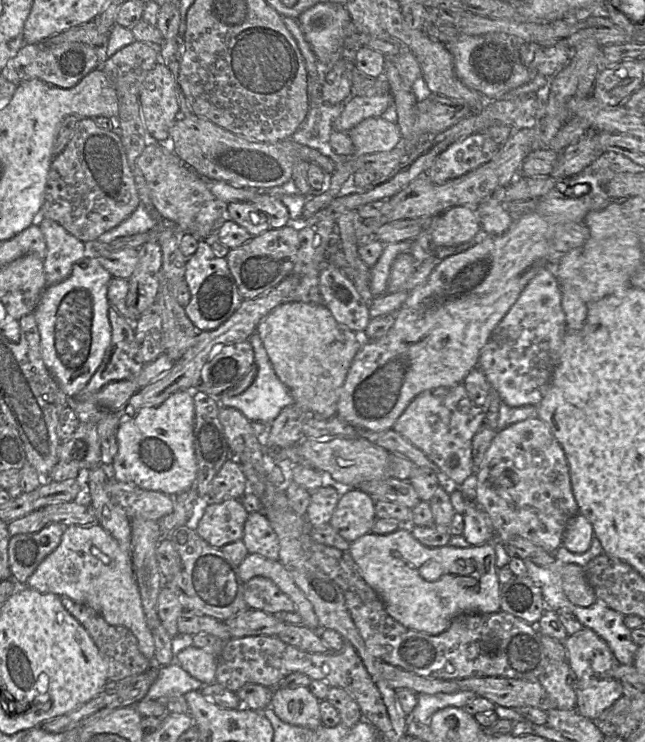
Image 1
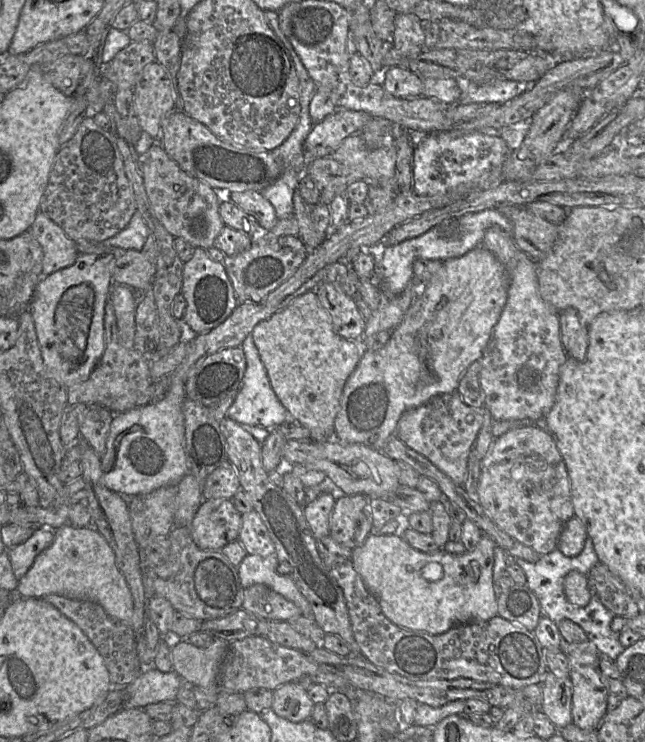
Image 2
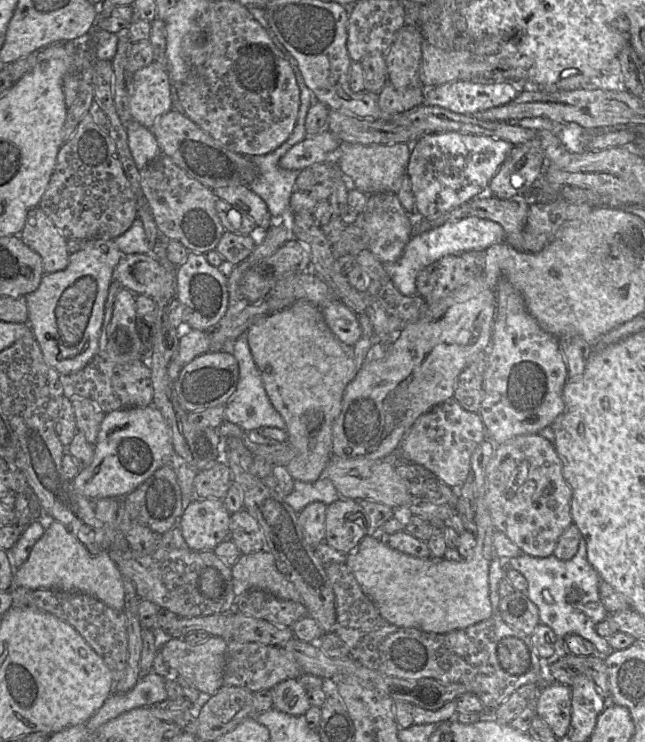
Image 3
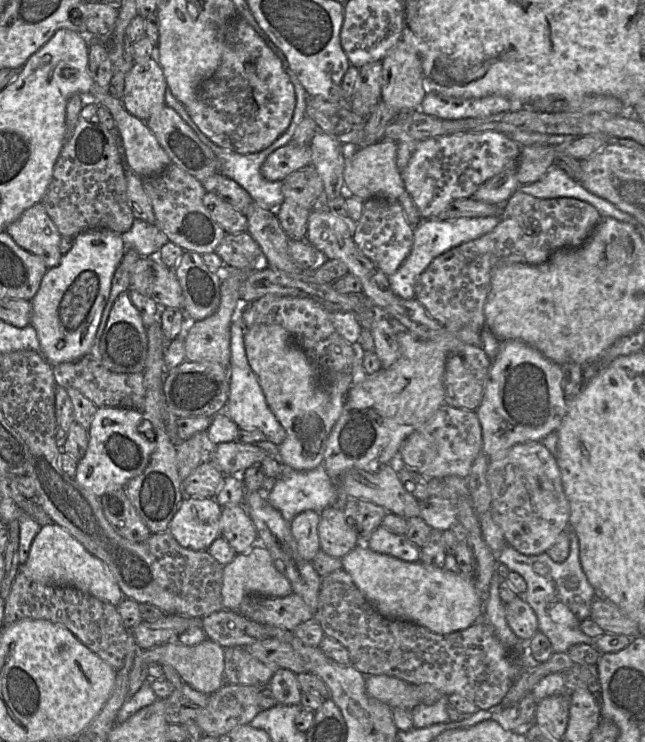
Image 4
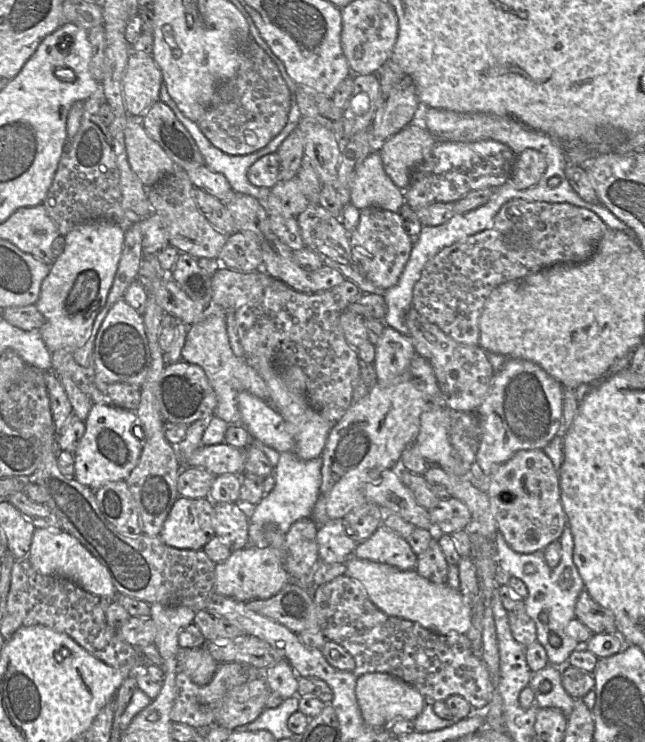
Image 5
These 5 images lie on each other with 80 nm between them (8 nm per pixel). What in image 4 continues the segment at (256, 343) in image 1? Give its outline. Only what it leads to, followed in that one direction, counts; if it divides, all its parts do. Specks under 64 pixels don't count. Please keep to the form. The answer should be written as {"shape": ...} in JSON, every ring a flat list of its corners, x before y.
{"shape":[[239,310,233,313,230,324,230,393,227,402,219,413,229,417,240,429,246,431,260,430,266,436,267,441,279,446,285,439,285,430,270,410,257,377,249,366,244,348,244,331]]}

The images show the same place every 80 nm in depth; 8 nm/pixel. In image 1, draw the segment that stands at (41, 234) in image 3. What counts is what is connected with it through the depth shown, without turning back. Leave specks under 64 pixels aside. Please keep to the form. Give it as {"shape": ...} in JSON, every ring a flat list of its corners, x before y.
{"shape":[[42,217,37,224,46,243,44,272,46,284,50,286,70,275,73,265,87,255,86,248,82,241,53,220]]}

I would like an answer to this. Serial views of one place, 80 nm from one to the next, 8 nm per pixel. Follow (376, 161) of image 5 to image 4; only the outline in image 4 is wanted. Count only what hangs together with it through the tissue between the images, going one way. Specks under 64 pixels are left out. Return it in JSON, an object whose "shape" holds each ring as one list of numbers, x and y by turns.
{"shape":[[387,139,366,147,358,147,353,152,347,150,343,178,349,195,363,201,374,197,398,201,406,190,402,174,397,168,396,158,397,143]]}

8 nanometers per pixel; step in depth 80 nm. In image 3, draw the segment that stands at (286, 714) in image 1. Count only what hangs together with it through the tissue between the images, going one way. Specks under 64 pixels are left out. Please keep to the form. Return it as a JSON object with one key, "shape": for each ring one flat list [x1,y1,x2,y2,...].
{"shape":[[287,679,272,688,273,707,293,716,305,715,311,704,298,679]]}

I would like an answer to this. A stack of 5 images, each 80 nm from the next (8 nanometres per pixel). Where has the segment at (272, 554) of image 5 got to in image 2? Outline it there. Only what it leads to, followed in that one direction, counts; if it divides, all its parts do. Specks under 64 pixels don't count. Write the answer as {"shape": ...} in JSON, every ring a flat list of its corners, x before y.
{"shape":[[248,554,237,568,245,589,254,584,264,584,296,604,303,616,313,618,309,602,294,581,279,572,275,554,265,557]]}

